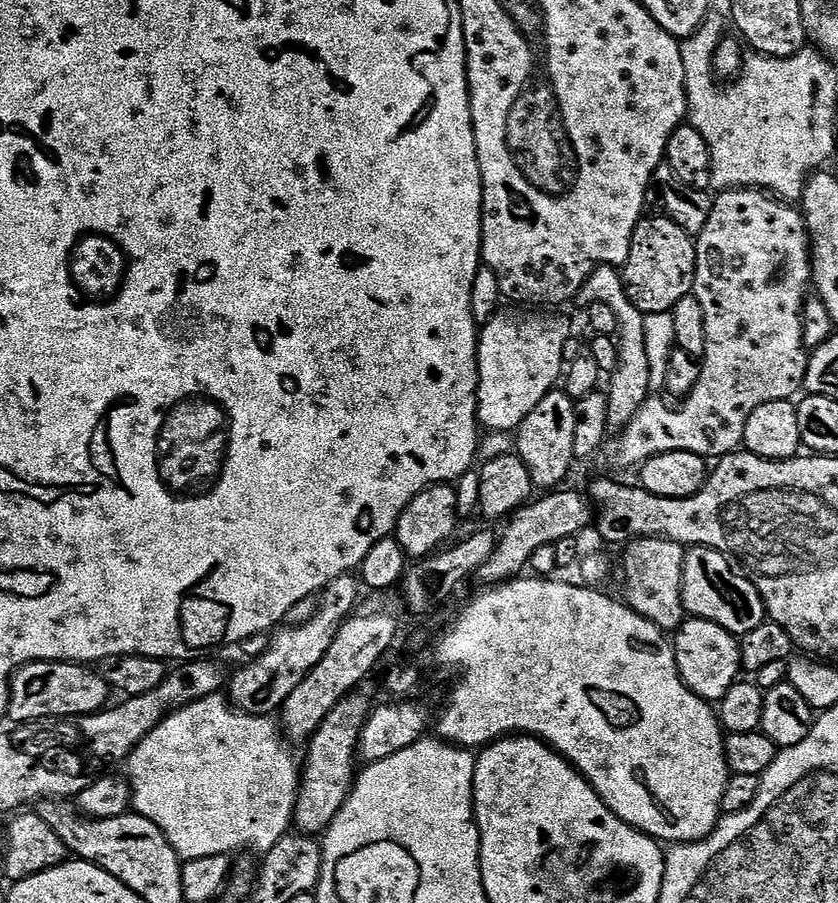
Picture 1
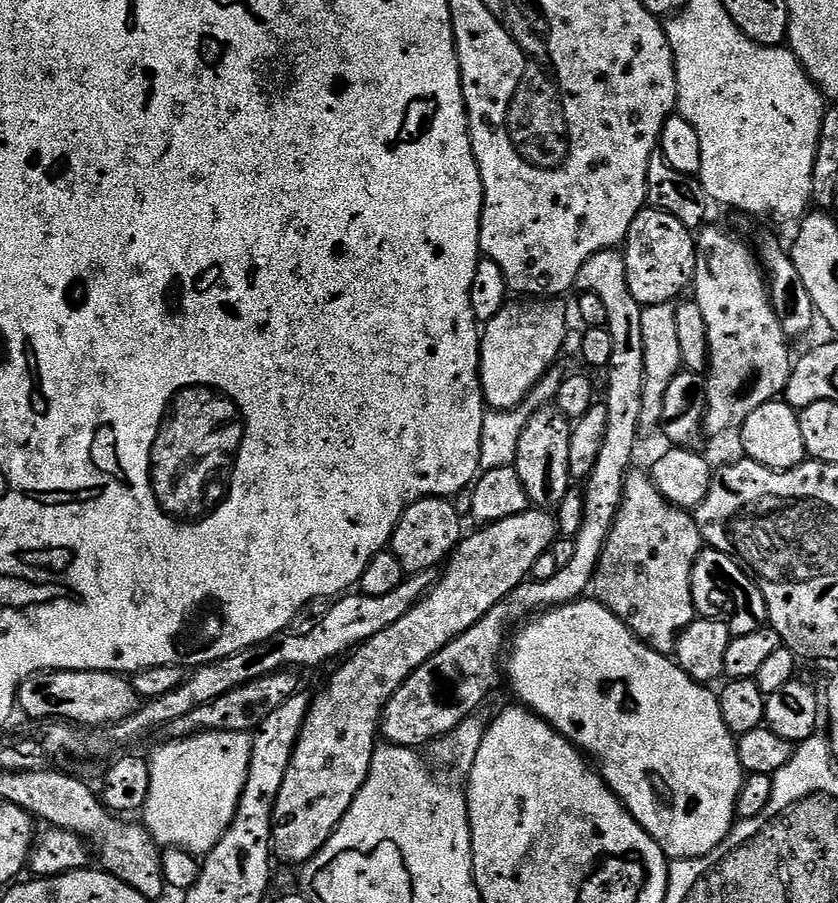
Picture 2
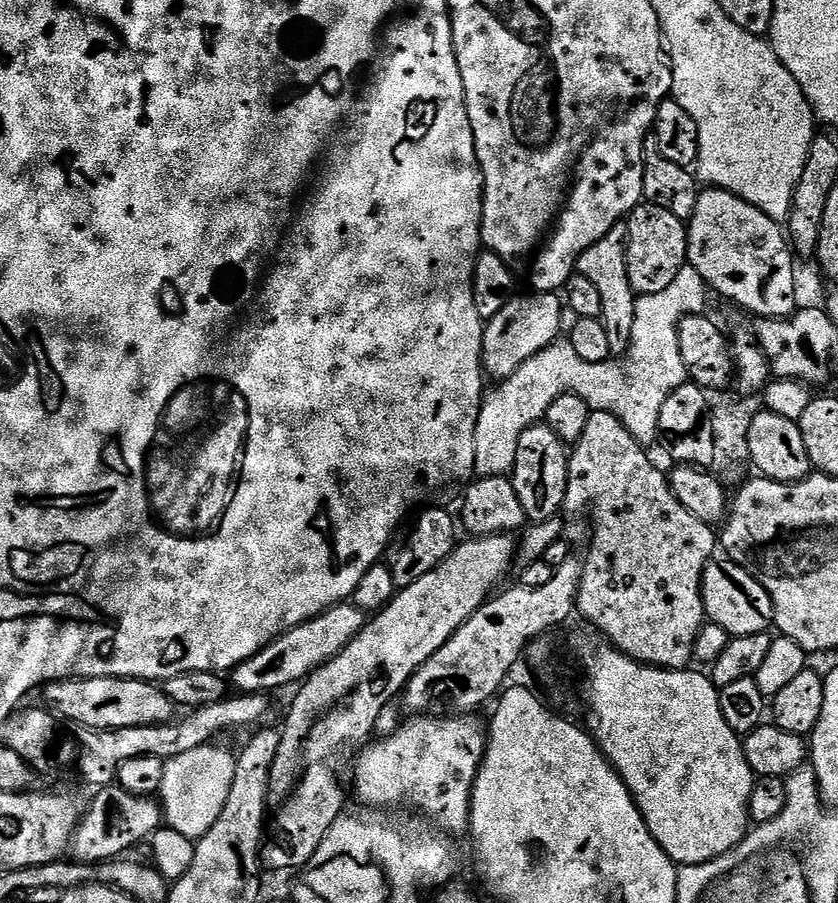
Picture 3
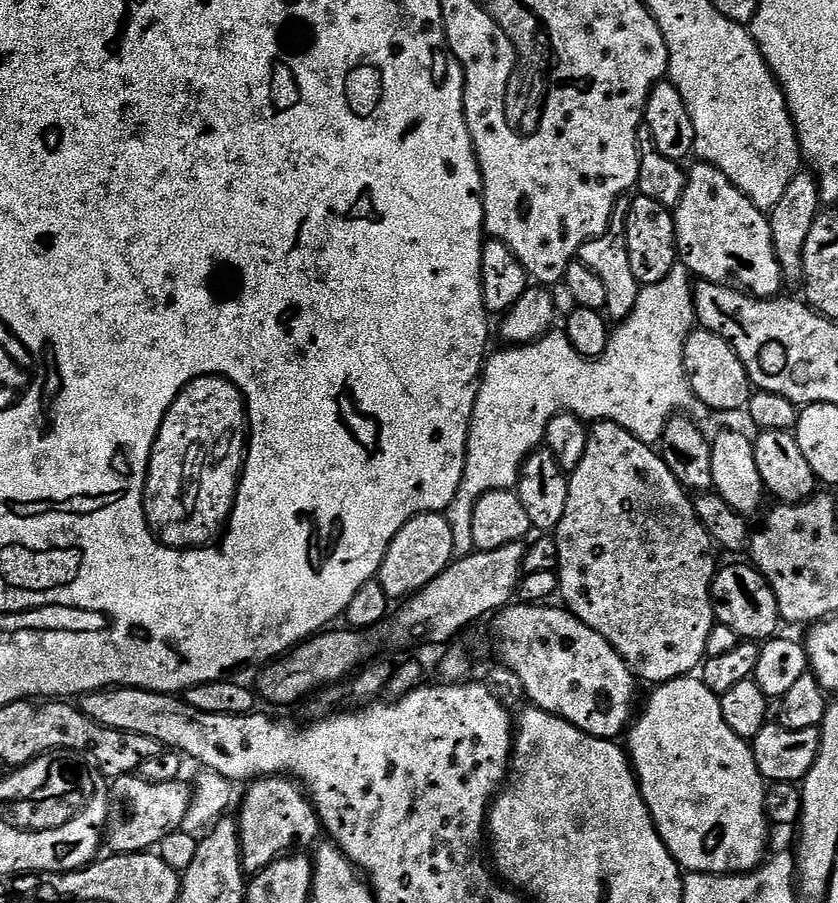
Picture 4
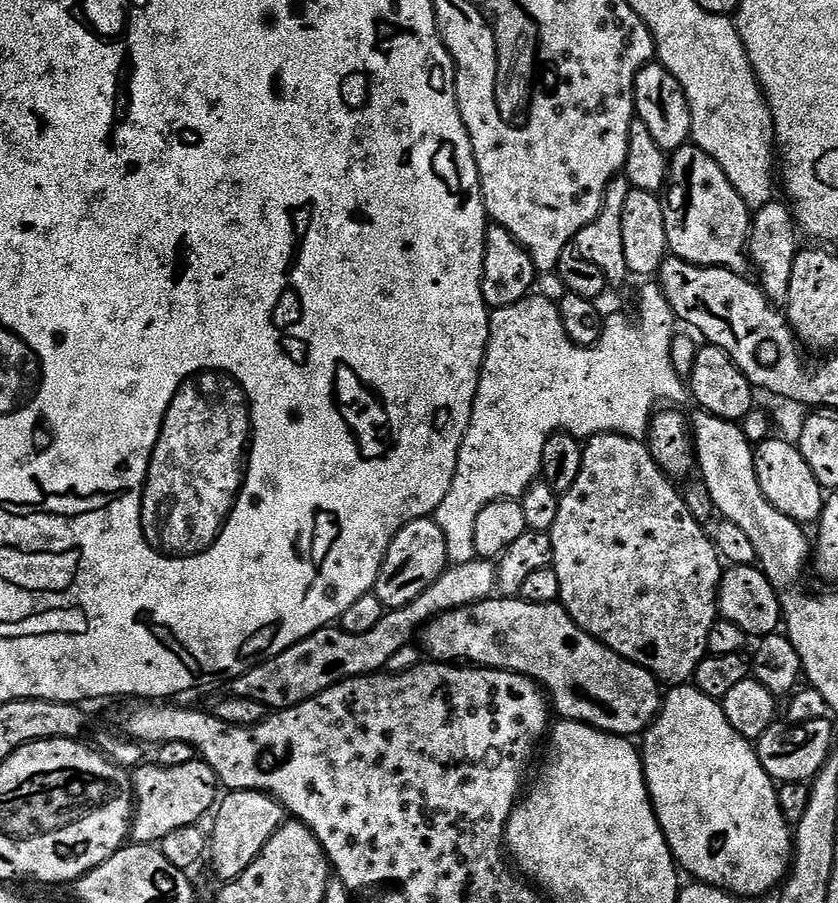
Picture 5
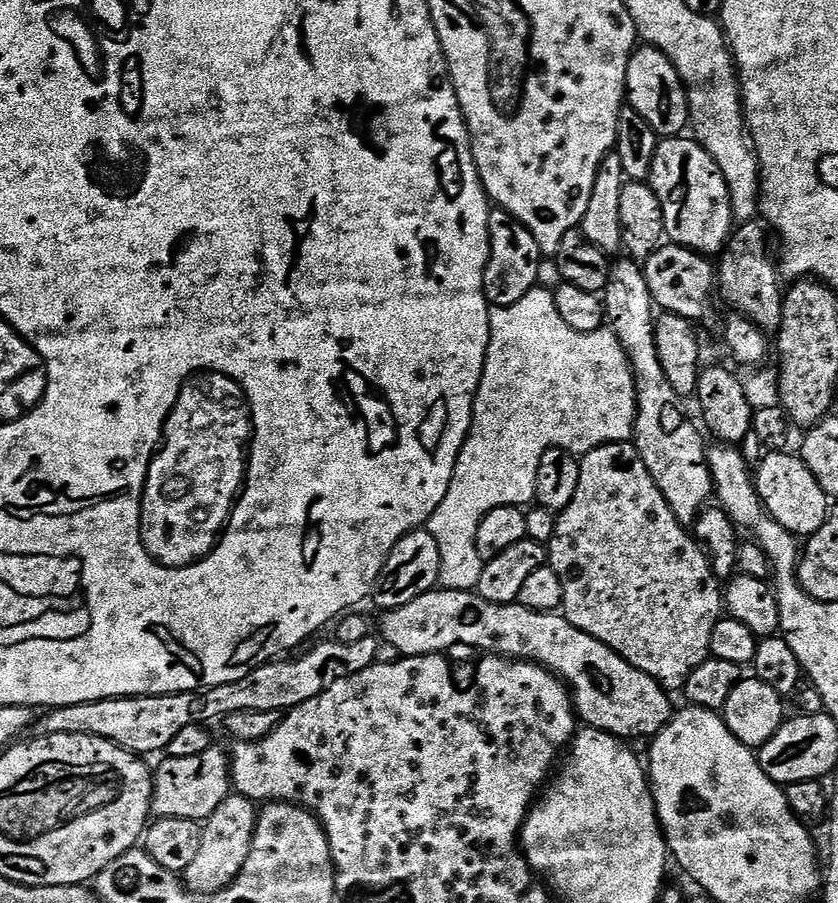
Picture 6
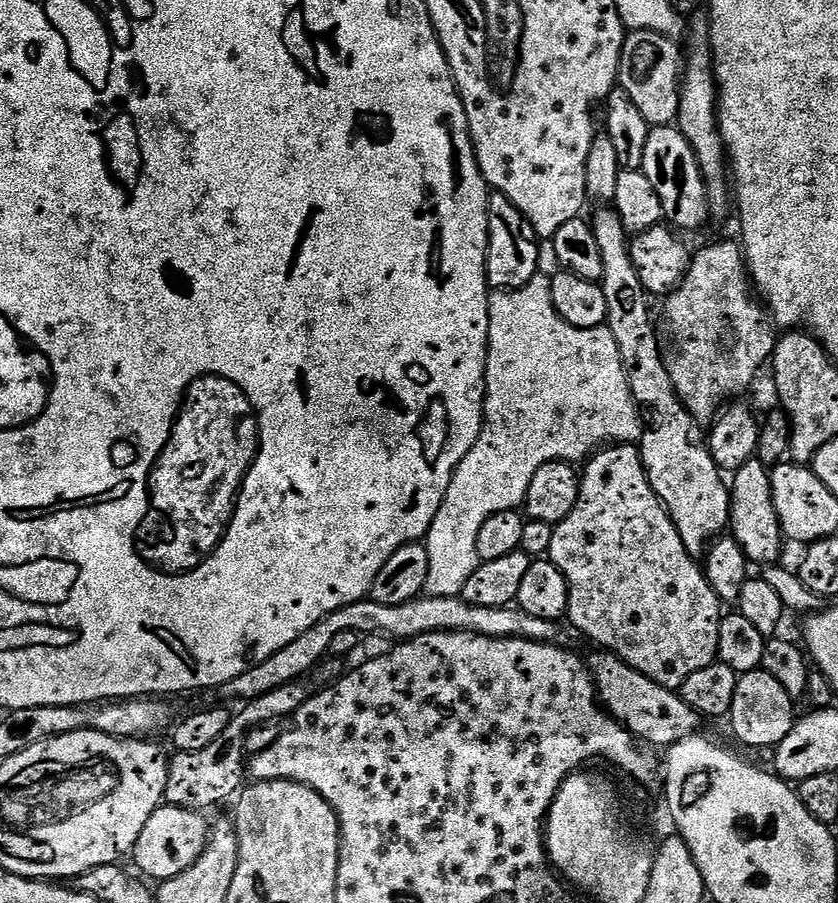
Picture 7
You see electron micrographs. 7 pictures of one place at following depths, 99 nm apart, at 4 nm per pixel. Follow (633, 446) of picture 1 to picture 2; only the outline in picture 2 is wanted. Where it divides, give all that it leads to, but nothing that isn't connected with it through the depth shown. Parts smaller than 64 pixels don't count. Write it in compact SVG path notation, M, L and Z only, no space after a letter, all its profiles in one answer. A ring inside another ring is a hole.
M705 226L699 229L696 242L696 278L694 281L694 299L702 306L702 318L706 318L708 327L708 363L707 373L708 402L704 414L703 431L712 436L723 432L739 430L746 418L758 406L783 397L784 387L792 373L794 355L788 349L790 337L784 333L780 320L772 308L772 298L757 253L744 240L739 240L732 232L724 228Z

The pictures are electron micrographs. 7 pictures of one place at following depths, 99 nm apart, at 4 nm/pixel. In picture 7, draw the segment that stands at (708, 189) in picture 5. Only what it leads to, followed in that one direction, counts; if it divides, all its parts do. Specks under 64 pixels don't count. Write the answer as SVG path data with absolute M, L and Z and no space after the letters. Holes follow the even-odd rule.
M675 126L650 127L650 138L646 138L646 151L640 171L646 174L646 178L650 178L654 191L658 193L658 198L662 198L664 220L673 229L681 233L692 232L695 228L702 227L704 223L709 223L706 182L700 173L698 158L694 158L694 150L690 142L686 142L679 128Z

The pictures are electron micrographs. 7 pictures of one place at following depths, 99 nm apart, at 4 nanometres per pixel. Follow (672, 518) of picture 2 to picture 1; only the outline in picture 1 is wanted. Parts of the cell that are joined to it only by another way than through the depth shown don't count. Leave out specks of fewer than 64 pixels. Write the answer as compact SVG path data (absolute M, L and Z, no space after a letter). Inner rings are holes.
M658 536L633 539L623 549L625 596L623 599L628 607L642 614L642 618L654 622L654 626L661 628L665 634L675 633L686 619L682 602L685 551L685 545Z

